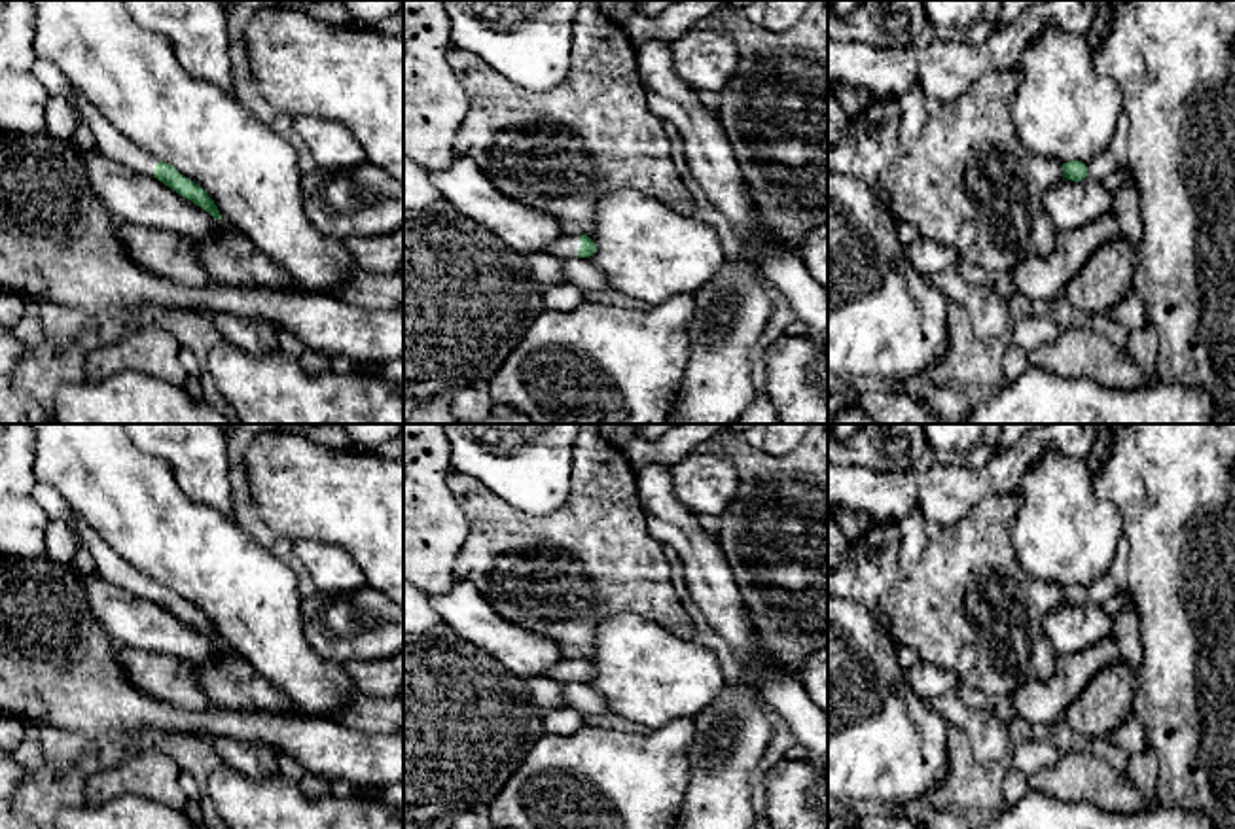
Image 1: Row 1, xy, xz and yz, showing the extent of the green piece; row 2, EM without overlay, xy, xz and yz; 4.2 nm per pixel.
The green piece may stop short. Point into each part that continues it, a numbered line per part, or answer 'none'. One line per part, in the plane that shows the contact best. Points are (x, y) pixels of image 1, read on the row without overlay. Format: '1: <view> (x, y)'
1: xz (565, 670)

